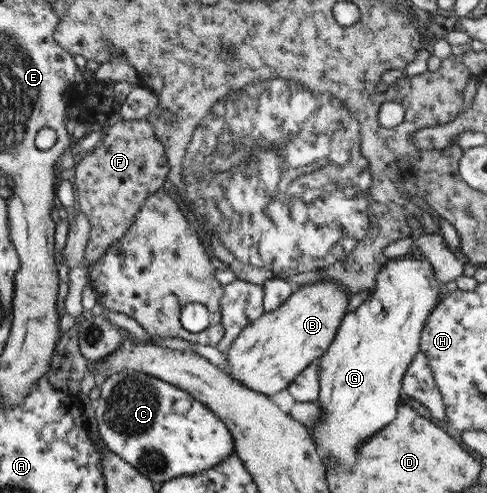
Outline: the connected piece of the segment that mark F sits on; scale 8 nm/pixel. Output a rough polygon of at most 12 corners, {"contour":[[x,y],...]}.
{"contour":[[146,119],[110,126],[72,170],[89,275],[170,168]]}

